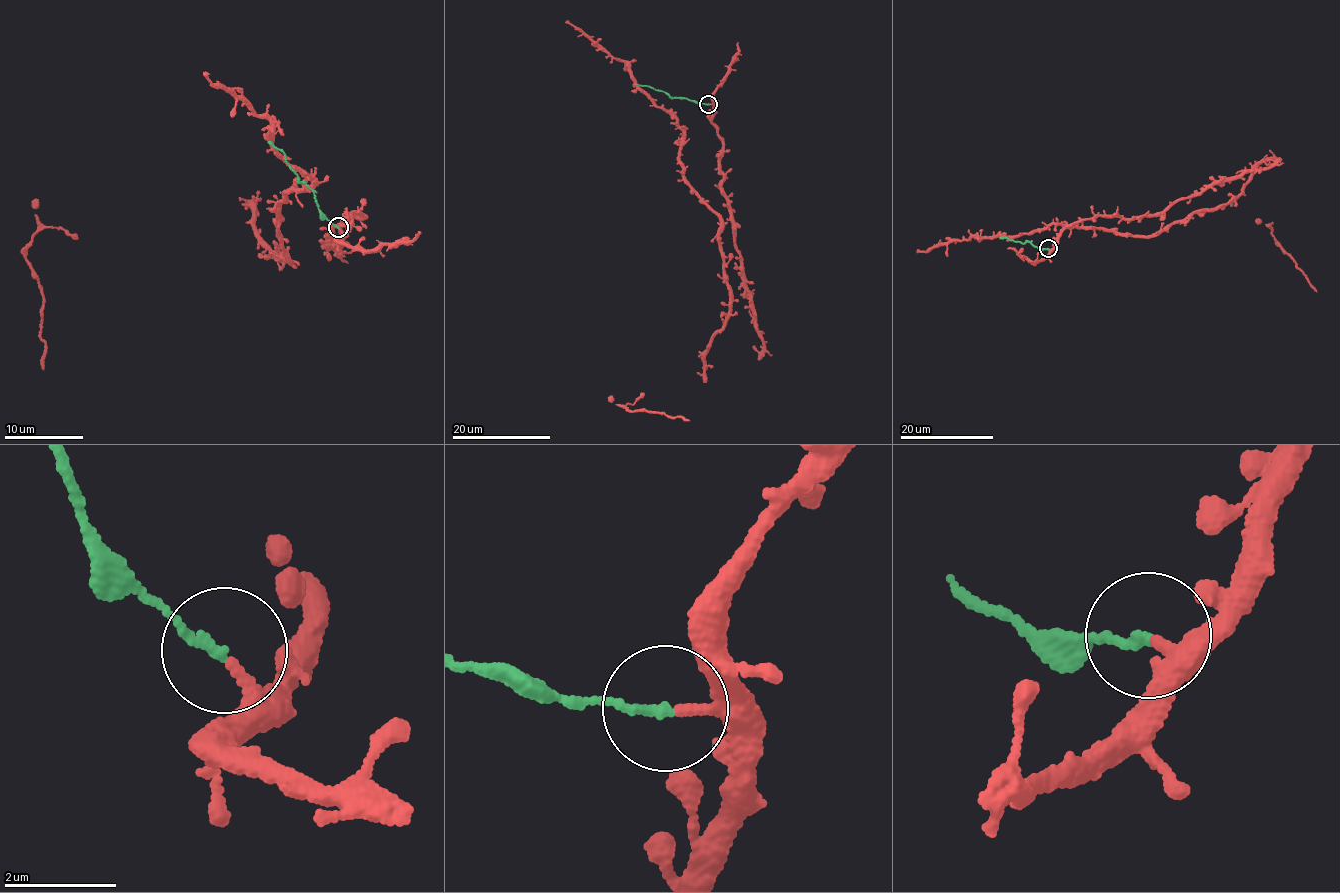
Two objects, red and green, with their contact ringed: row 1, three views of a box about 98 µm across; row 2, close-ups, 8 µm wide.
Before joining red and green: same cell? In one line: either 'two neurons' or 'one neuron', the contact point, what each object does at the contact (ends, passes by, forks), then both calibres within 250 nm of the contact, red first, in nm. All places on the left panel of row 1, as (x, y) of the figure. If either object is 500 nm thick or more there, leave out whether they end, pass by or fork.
two neurons; place (338, 227); red ends; green ends; calibres 220 and 150 nm

